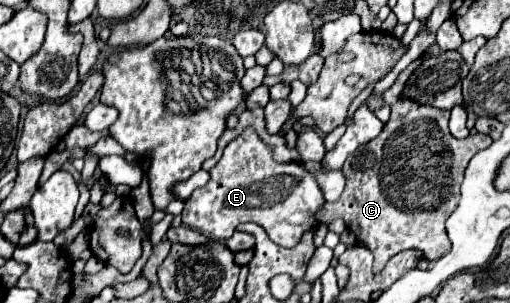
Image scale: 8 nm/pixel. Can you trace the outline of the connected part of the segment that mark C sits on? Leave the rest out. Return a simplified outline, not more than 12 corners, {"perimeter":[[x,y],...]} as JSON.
{"perimeter":[[421,54],[383,92],[391,118],[343,164],[337,202],[373,252],[431,262],[463,170],[491,144],[447,128],[447,110],[403,98]]}

